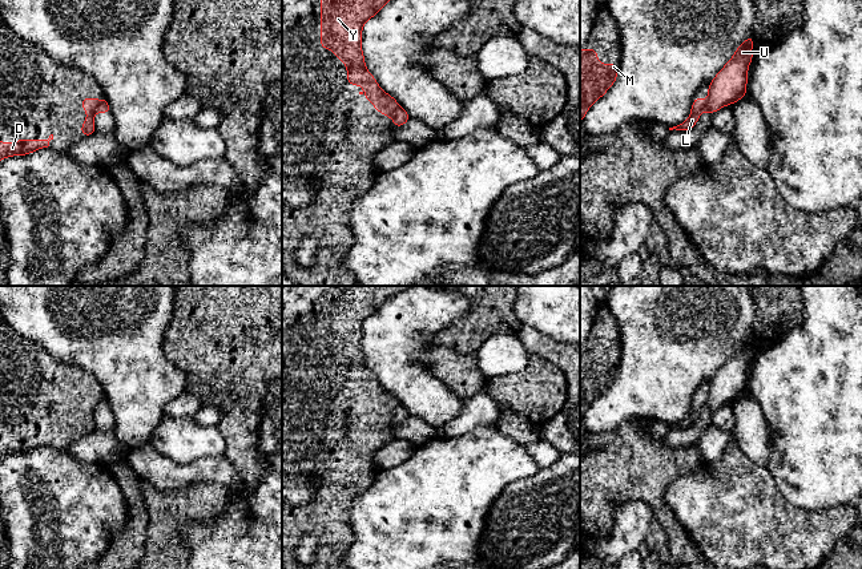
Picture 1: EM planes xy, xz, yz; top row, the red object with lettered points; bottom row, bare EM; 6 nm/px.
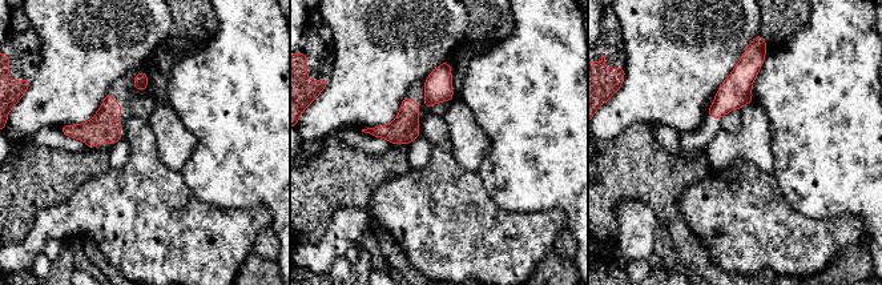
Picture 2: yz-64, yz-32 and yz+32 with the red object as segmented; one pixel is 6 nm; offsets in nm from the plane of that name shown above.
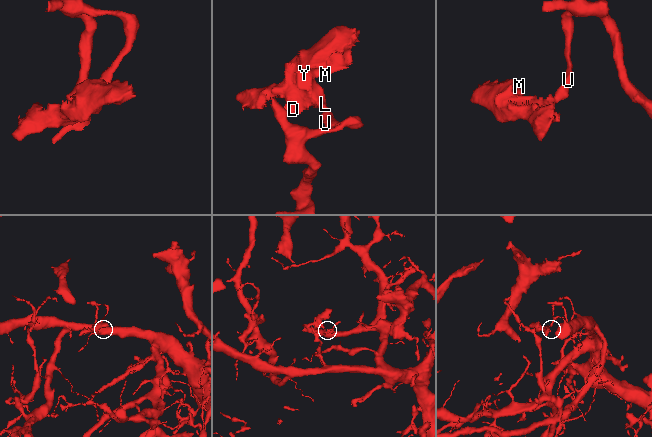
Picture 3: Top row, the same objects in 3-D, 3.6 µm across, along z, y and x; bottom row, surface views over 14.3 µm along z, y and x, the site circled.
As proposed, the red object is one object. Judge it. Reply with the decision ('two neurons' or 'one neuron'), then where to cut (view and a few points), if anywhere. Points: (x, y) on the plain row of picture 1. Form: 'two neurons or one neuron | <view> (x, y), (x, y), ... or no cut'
two neurons | yz (708, 398), (703, 408)

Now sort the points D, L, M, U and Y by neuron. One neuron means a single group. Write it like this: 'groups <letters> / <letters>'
groups D L M Y / U

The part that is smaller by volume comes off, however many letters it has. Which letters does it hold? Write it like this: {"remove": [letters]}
{"remove": ["D", "L", "M", "Y"]}

